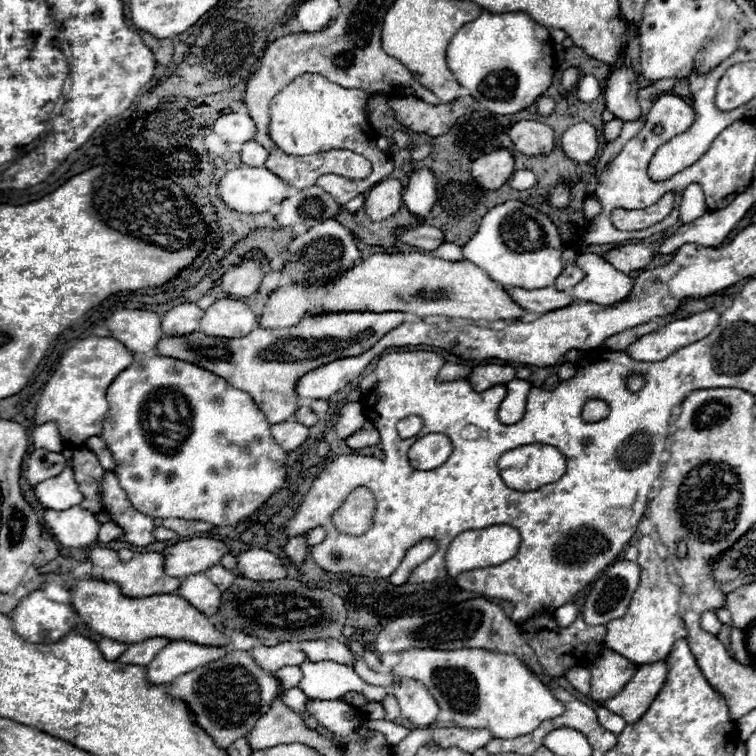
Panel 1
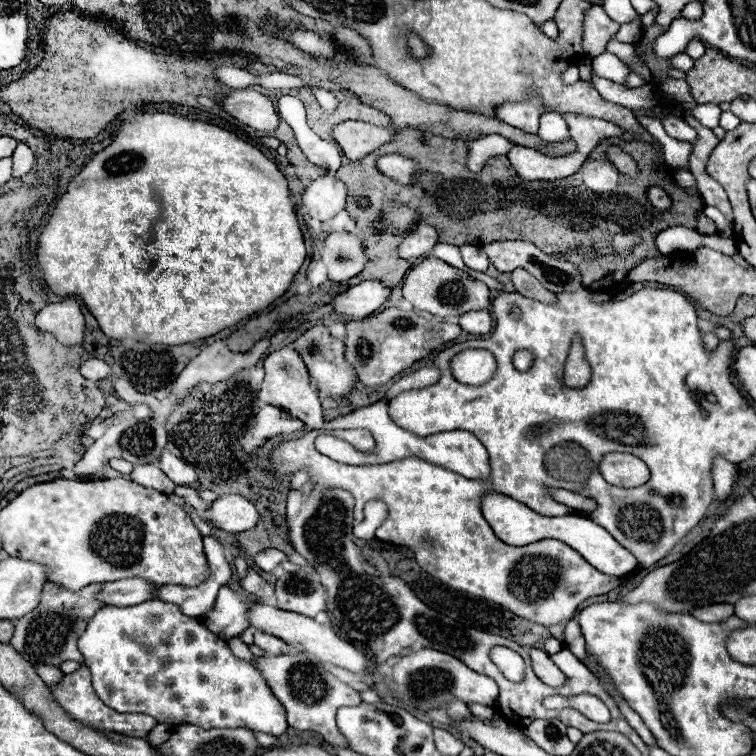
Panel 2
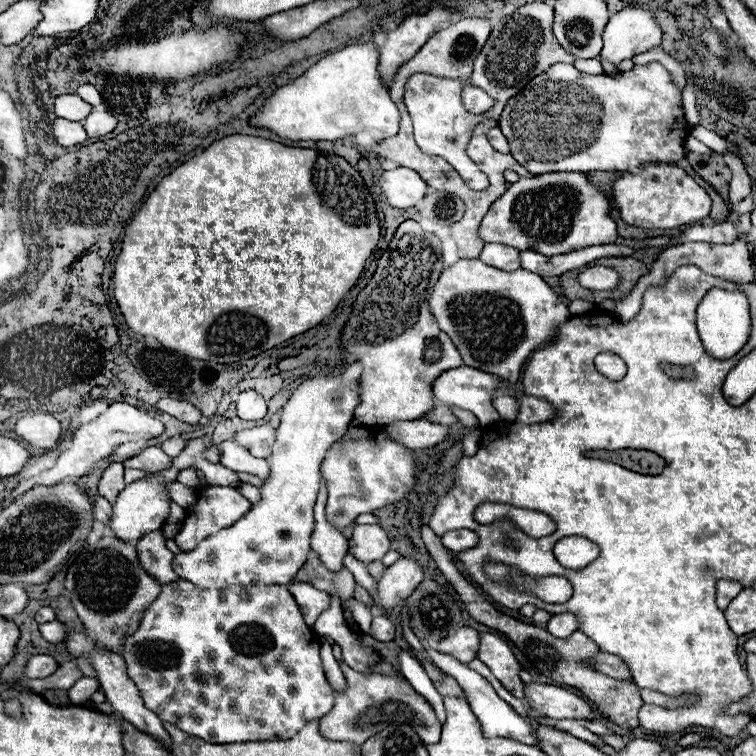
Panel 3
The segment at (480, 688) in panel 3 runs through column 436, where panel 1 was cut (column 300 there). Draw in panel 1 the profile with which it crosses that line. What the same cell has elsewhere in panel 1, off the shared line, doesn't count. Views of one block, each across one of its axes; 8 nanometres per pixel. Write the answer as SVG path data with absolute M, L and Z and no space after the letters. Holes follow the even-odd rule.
M282 642L278 646L256 646L252 648L250 656L256 660L256 664L260 668L264 668L266 672L274 674L276 670L284 668L284 666L300 666L306 656L304 652L294 644L294 642Z

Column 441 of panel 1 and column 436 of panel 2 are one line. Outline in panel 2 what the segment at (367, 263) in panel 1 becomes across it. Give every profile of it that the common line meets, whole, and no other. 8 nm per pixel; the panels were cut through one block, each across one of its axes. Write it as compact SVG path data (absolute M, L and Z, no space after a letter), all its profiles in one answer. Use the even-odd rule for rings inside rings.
M426 258L418 266L414 266L404 280L402 292L416 310L430 312L440 318L460 316L470 310L486 310L490 306L490 290L484 282L474 280L464 270L458 270L438 258Z

